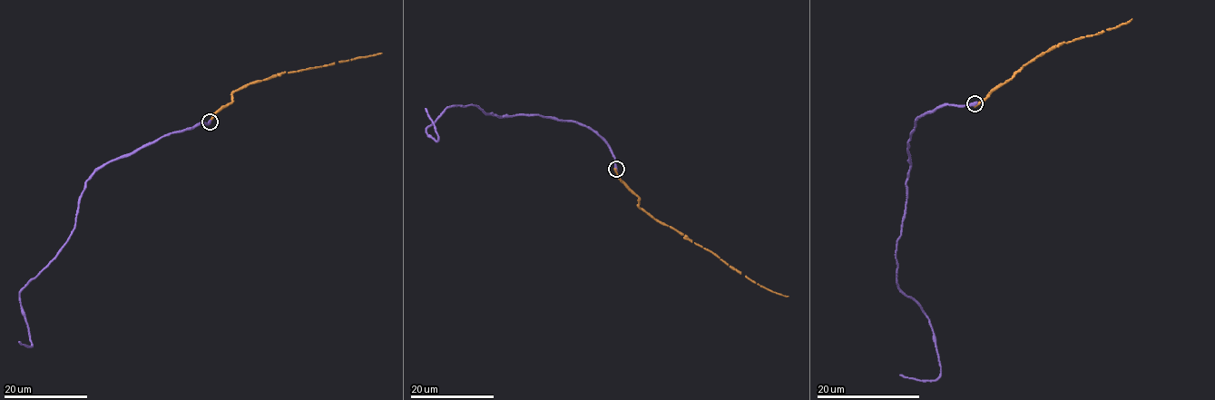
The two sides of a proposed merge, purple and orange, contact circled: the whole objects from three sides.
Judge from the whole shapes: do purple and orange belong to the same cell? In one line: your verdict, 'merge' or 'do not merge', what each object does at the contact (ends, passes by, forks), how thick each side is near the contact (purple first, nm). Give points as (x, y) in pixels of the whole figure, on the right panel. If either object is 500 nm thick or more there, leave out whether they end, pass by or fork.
do not merge; purple ends there; orange ends there; 480 nm thick on the purple side, 320 nm on the other

